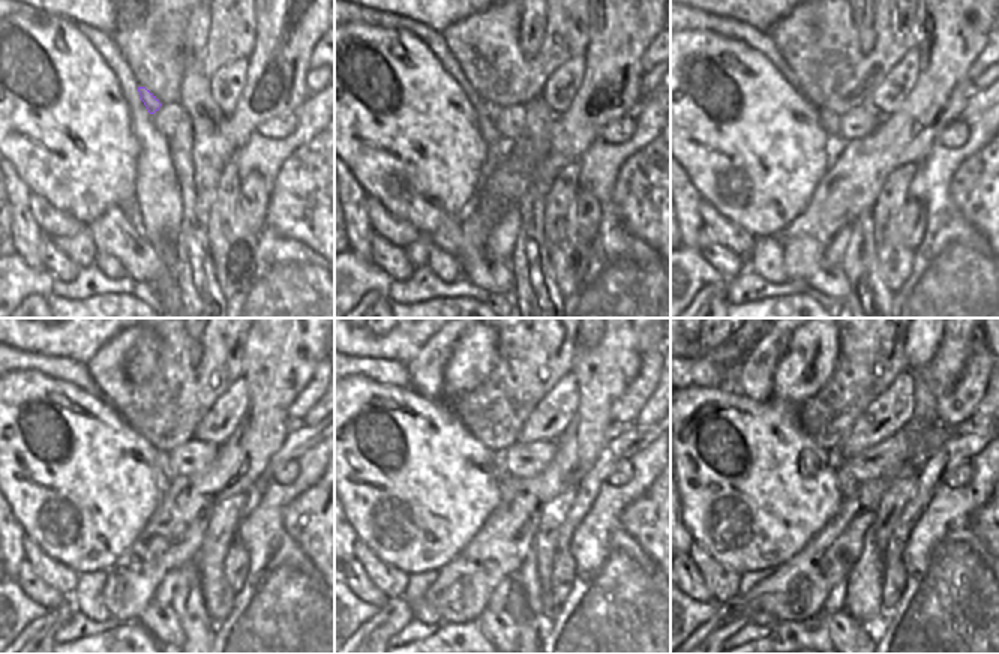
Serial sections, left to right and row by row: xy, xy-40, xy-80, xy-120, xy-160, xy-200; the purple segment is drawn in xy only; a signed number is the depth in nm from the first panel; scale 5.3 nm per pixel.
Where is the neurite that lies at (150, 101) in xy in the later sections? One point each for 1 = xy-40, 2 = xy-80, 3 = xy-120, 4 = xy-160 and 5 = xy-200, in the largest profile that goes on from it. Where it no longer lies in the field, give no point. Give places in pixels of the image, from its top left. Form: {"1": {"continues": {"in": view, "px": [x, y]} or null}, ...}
{"1": {"continues": {"in": "xy-40", "px": [492, 111]}}, "2": {"continues": {"in": "xy-80", "px": [830, 122]}}, "3": {"continues": {"in": "xy-120", "px": [165, 474]}}, "4": {"continues": {"in": "xy-160", "px": [503, 476]}}, "5": {"continues": {"in": "xy-200", "px": [845, 483]}}}

